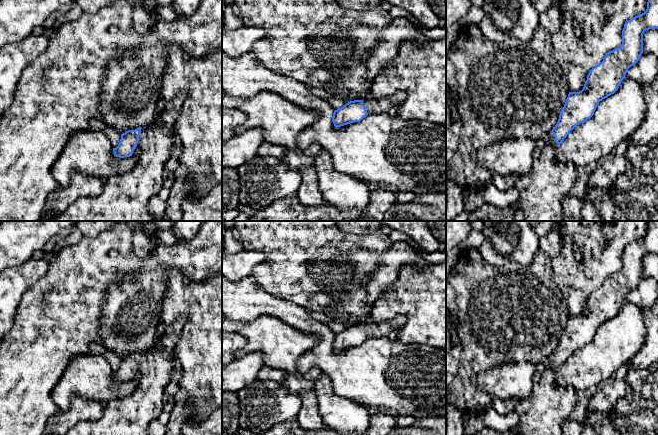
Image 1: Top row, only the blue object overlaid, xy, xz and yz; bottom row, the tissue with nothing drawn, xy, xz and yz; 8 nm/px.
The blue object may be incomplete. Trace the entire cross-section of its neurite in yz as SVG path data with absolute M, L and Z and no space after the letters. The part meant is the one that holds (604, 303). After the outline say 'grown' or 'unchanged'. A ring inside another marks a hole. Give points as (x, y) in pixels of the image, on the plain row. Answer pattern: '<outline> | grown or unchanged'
M648 221L646 235L625 246L621 270L608 276L604 284L590 294L583 313L579 316L569 316L557 348L545 362L546 369L540 380L534 383L532 393L519 401L515 407L522 435L562 435L563 425L577 405L577 398L574 388L556 384L556 374L577 349L593 340L600 325L618 314L628 293L639 285L643 277L643 258L649 253L658 254L658 221Z | grown

